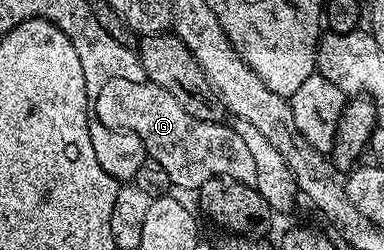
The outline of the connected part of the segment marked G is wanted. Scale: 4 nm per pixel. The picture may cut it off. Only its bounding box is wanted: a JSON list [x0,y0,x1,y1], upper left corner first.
[92,78,256,190]

